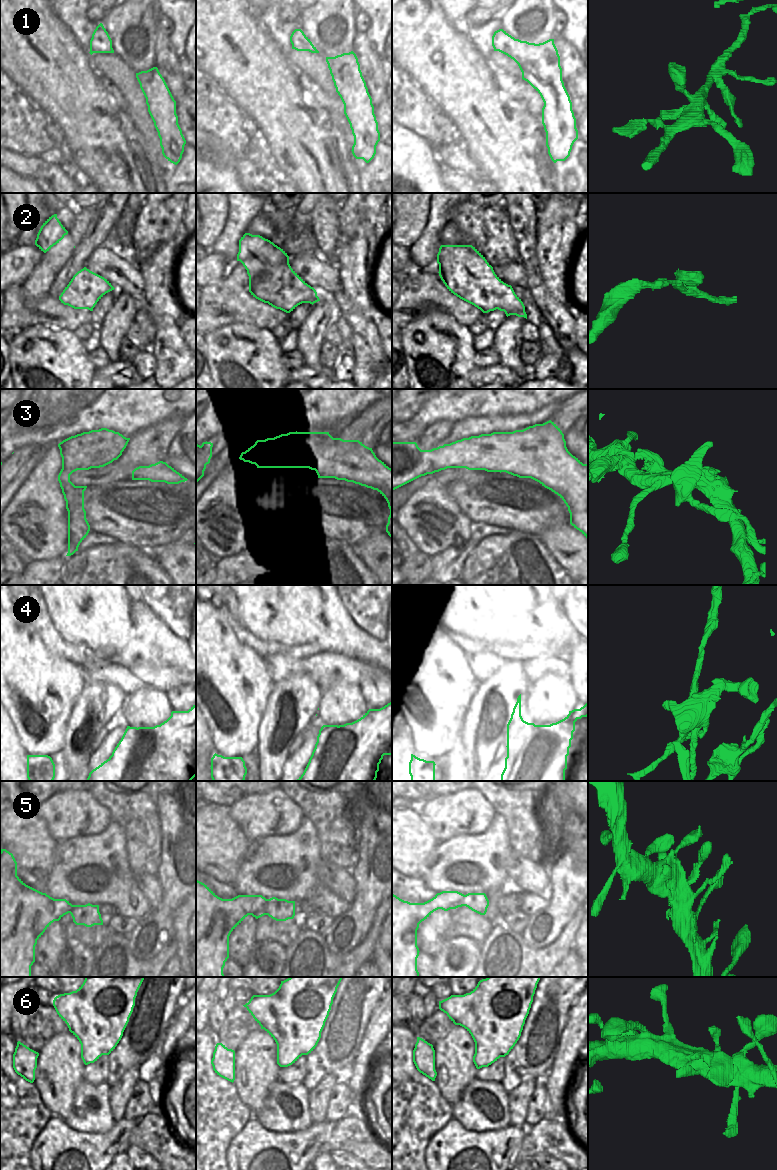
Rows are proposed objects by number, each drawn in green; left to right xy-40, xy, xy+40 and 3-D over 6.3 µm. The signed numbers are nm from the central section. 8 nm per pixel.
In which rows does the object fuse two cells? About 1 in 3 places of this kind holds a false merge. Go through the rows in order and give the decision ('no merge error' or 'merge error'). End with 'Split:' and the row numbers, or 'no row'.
1: no merge error
2: no merge error
3: merge error
4: merge error
5: no merge error
6: no merge error
Split: 3, 4

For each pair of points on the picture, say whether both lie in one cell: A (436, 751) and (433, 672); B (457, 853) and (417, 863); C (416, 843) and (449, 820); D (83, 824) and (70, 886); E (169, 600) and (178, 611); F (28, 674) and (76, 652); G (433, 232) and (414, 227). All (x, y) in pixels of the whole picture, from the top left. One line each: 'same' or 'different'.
A: same
B: different
C: different
D: different
E: same
F: different
G: different

